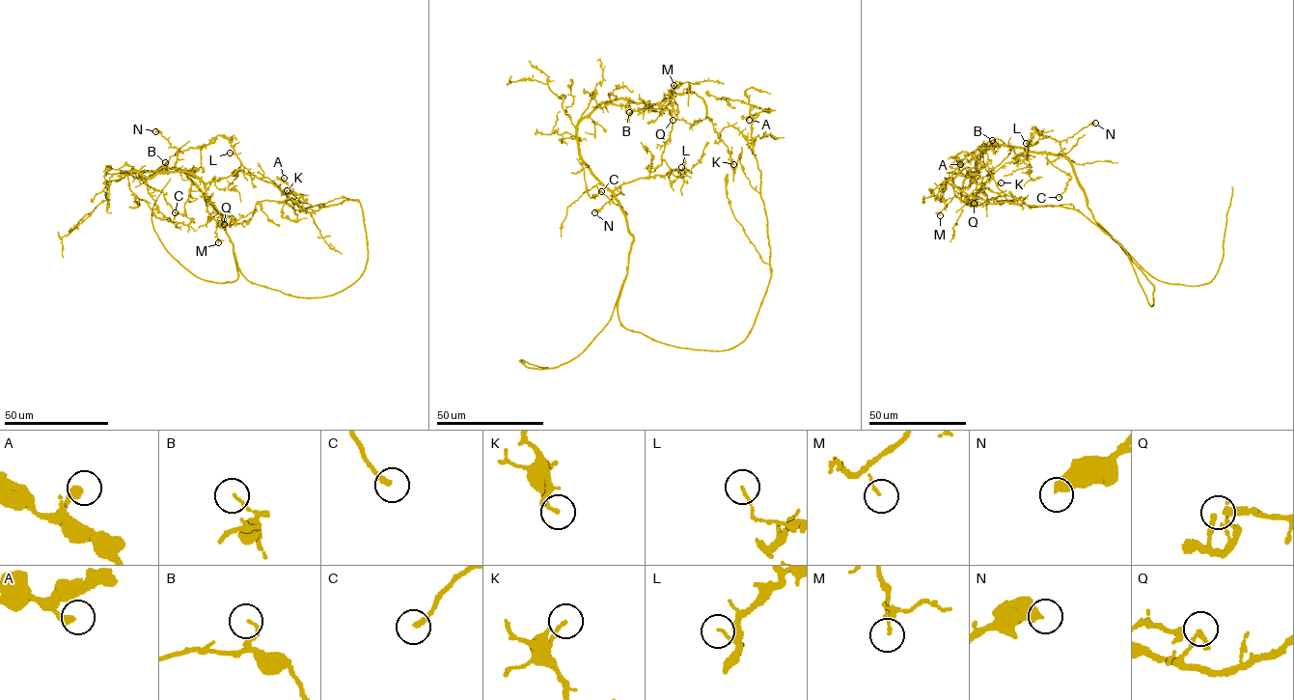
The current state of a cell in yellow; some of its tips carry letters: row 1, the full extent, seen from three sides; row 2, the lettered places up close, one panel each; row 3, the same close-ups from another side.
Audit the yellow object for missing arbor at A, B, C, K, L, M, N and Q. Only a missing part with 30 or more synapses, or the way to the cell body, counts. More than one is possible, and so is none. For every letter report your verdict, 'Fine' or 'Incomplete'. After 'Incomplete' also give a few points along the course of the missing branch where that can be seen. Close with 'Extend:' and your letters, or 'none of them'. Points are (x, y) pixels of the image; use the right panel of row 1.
A: Fine
B: Fine
C: Fine
K: Fine
L: Fine
M: Fine
N: Incomplete. Course of what is missing: (1095, 123), (1111, 136), (1116, 154), (1139, 167)
Q: Fine
Extend: N

